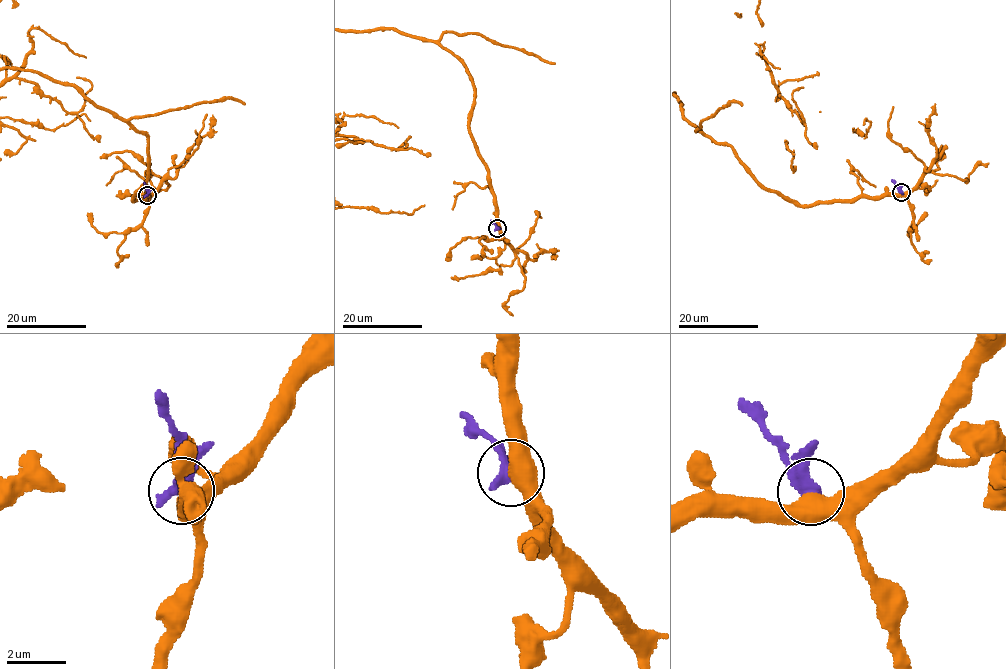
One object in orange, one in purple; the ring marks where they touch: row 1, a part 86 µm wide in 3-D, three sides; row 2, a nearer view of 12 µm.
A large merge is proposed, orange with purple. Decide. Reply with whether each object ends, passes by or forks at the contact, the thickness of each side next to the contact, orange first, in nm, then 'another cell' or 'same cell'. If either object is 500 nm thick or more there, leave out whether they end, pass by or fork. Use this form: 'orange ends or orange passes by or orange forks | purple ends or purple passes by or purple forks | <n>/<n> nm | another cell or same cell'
480/550 nm | another cell

